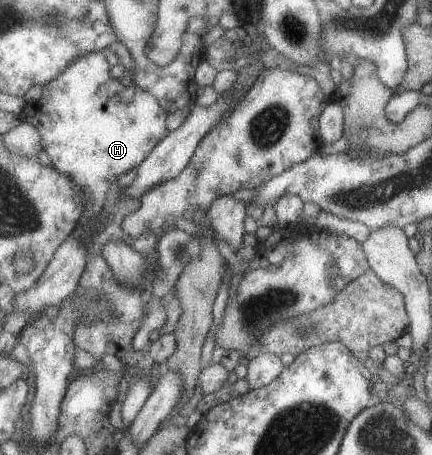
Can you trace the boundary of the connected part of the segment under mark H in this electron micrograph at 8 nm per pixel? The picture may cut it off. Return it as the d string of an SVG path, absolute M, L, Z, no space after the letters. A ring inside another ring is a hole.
M102 52L77 58L59 78L42 87L39 102L26 104L20 115L23 122L29 122L41 132L52 165L85 192L85 211L75 232L79 232L89 254L103 255L105 246L117 240L148 256L158 250L159 237L147 232L141 238L133 238L124 229L125 217L139 210L141 199L125 196L126 188L121 186L119 178L131 168L141 166L169 136L168 110L148 90L123 86L121 80L113 78L112 67ZM93 216L103 218L101 232L89 230Z

